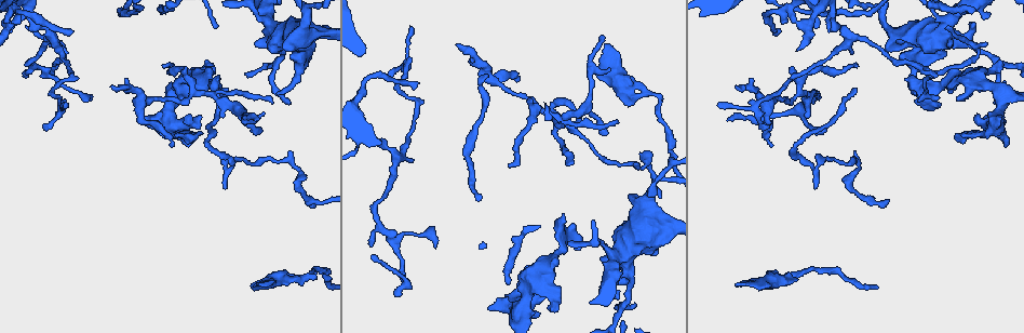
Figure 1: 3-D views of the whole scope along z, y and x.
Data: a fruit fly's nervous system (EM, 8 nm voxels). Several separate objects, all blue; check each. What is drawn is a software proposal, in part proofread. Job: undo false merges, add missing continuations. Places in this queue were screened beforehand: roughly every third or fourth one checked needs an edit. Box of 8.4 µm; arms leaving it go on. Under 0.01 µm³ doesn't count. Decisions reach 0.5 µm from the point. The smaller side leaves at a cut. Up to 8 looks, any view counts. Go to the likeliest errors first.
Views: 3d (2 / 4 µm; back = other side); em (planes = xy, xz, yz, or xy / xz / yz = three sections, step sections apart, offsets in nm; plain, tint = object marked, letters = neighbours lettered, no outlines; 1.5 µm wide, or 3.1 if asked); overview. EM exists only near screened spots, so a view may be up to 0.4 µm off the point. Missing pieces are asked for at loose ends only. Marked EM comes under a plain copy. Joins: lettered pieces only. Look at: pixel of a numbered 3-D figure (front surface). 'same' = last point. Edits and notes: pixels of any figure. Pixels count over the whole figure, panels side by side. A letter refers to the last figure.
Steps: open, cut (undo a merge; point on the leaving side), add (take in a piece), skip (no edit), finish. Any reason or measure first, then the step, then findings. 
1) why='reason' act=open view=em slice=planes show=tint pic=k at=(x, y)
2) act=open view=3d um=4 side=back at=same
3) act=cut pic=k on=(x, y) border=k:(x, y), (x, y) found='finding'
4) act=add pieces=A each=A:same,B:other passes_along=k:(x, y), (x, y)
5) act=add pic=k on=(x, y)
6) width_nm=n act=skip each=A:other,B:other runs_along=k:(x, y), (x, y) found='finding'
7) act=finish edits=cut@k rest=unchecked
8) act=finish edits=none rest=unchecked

why='branch stops here' act=open view=3d um=2 pic=1 at=(207, 60)

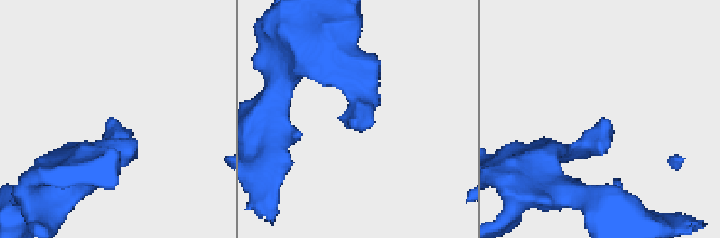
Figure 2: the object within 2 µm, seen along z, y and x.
why='shape alone is not enough' act=open view=em slice=xz step=8 show=letters pic=2 at=(352, 122)

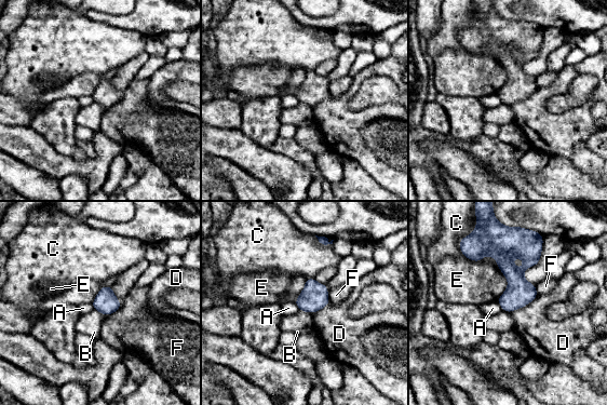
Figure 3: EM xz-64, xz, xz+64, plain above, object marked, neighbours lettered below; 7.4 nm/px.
act=add pieces=B each=A:other,B:same,C:other,D:other,E:other,F:other found='the cell continues'

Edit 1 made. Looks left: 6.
why='calibre changes' act=open view=em slice=planes show=letters pic=1 at=(950, 22)

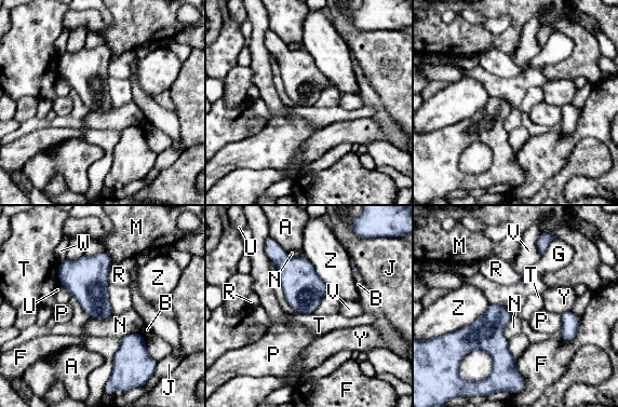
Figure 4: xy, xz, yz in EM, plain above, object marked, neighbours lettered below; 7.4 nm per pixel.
act=skip each=A:other,B:other,F:other,G:other,J:other,M:other,N:other,P:other,R:other,T:other,U:other,V:other,W:other,Y:other,Z:other border=4:(489, 302), (471, 323), (427, 339) found='continuous, no second cell'

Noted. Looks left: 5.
why='tapers out' act=open view=em slice=planes show=letters pic=1 at=(43, 127)

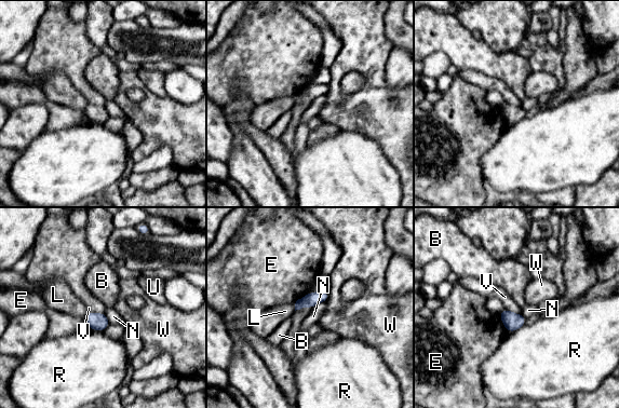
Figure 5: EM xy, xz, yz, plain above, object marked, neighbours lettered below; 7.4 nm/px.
width_nm=110 act=skip each=B:other,E:other,L:other,N:other,R:other,U:other,V:other,W:other border=5:(497, 314), (507, 330) found='no lettered piece goes on from it'

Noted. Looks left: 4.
why='branch stops here' act=open view=em slice=xz step=4 show=letters pic=1 at=(857, 89)

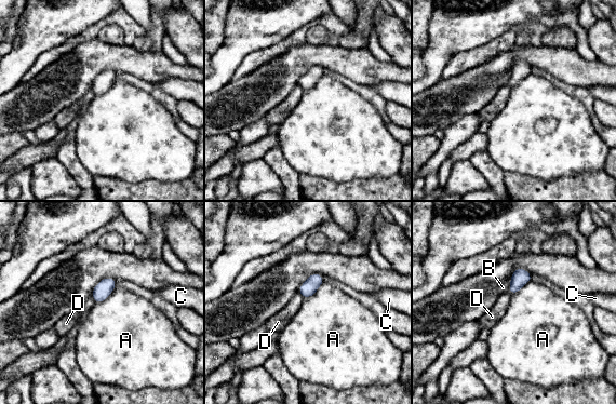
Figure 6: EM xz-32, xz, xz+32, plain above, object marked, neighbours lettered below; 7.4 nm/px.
act=open view=em slice=planes show=letters at=same

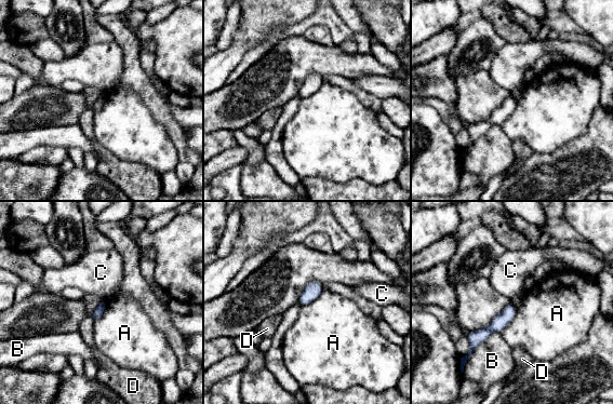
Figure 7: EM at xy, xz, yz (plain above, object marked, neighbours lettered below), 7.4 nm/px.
longest_contact=B:340nm act=skip each=A:other,B:other,C:other,D:other border=7:(323, 287), (315, 299), (301, 306) found='no lettered piece goes on from it'

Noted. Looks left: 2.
act=finish edits=add@3 rest=unchecked

